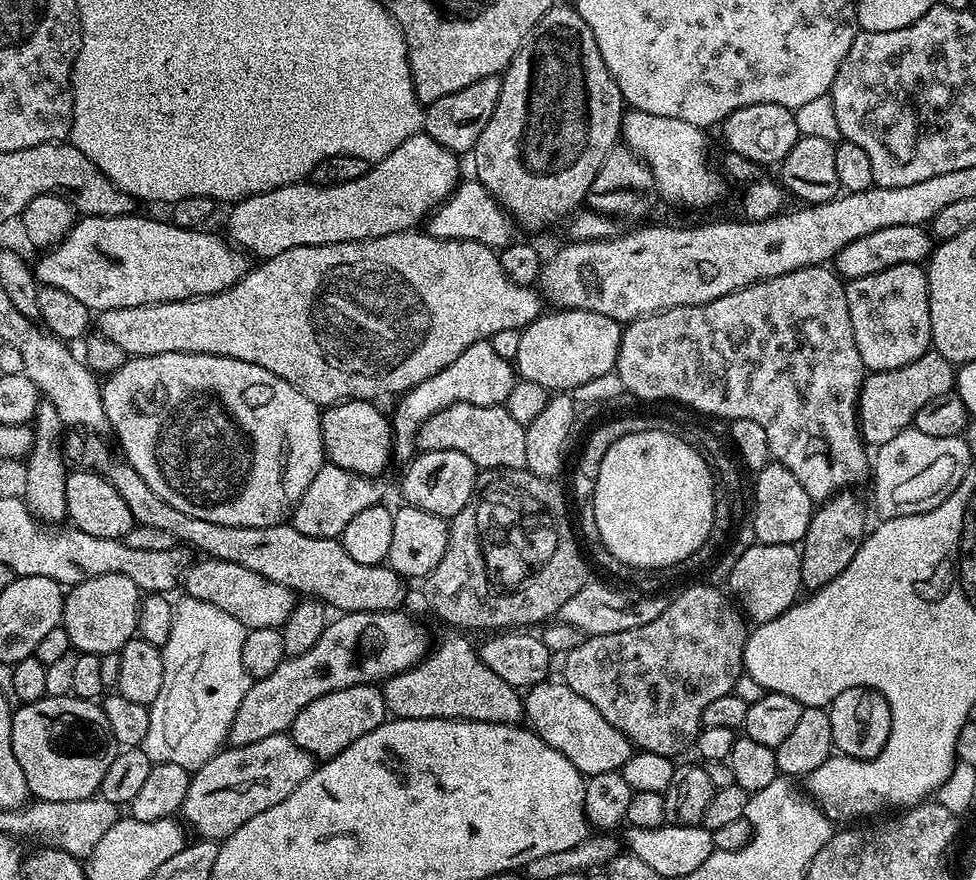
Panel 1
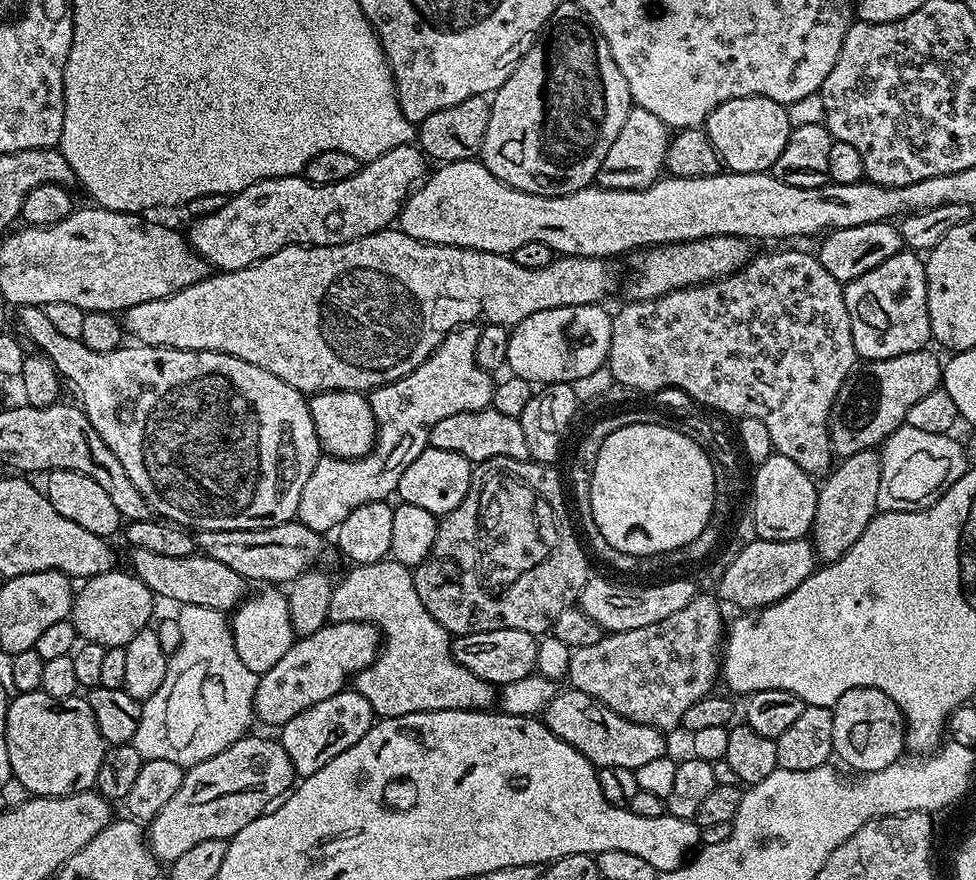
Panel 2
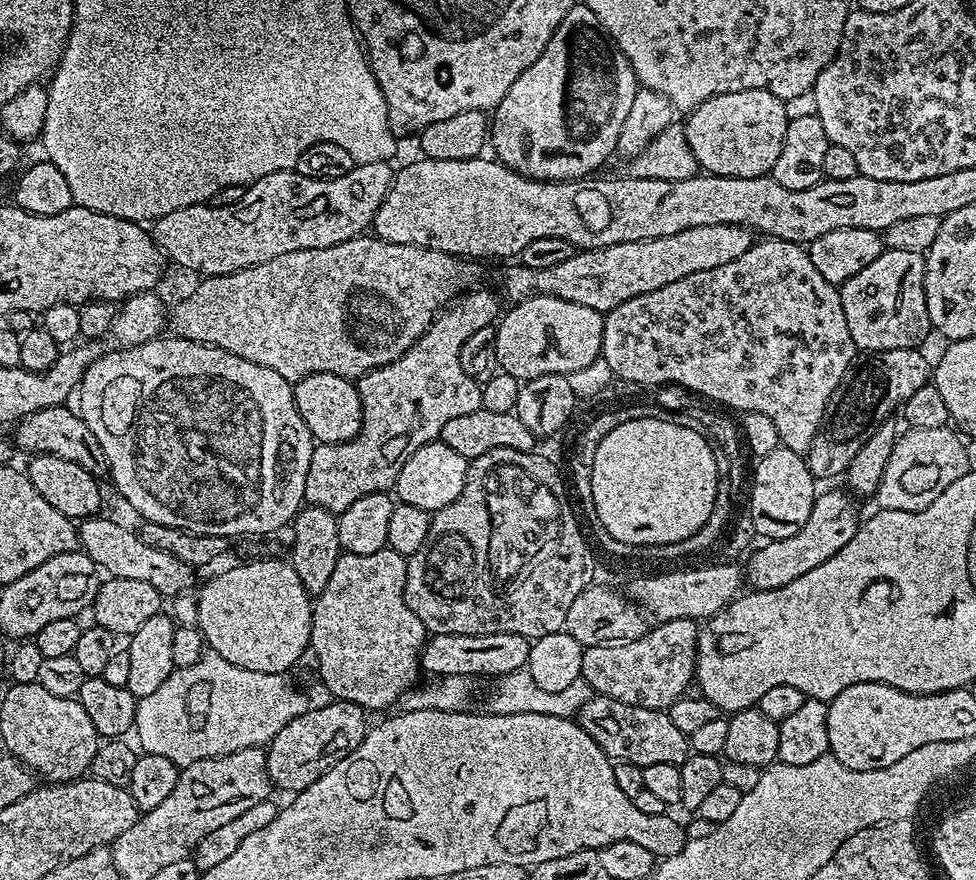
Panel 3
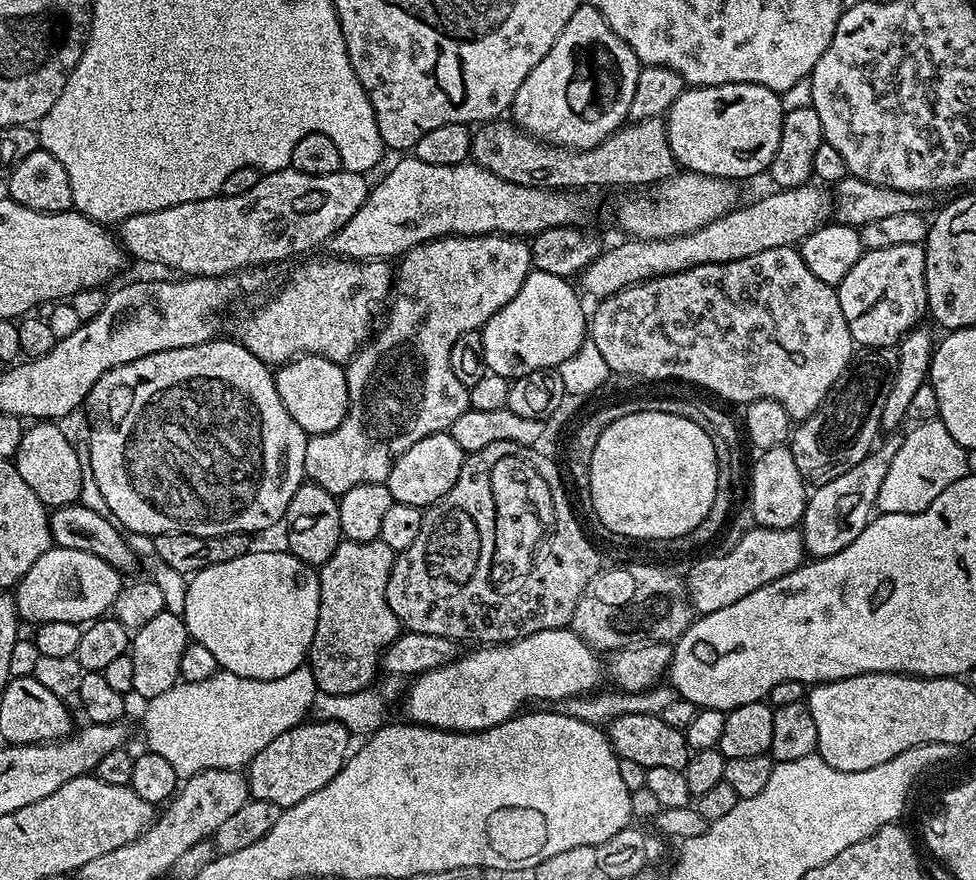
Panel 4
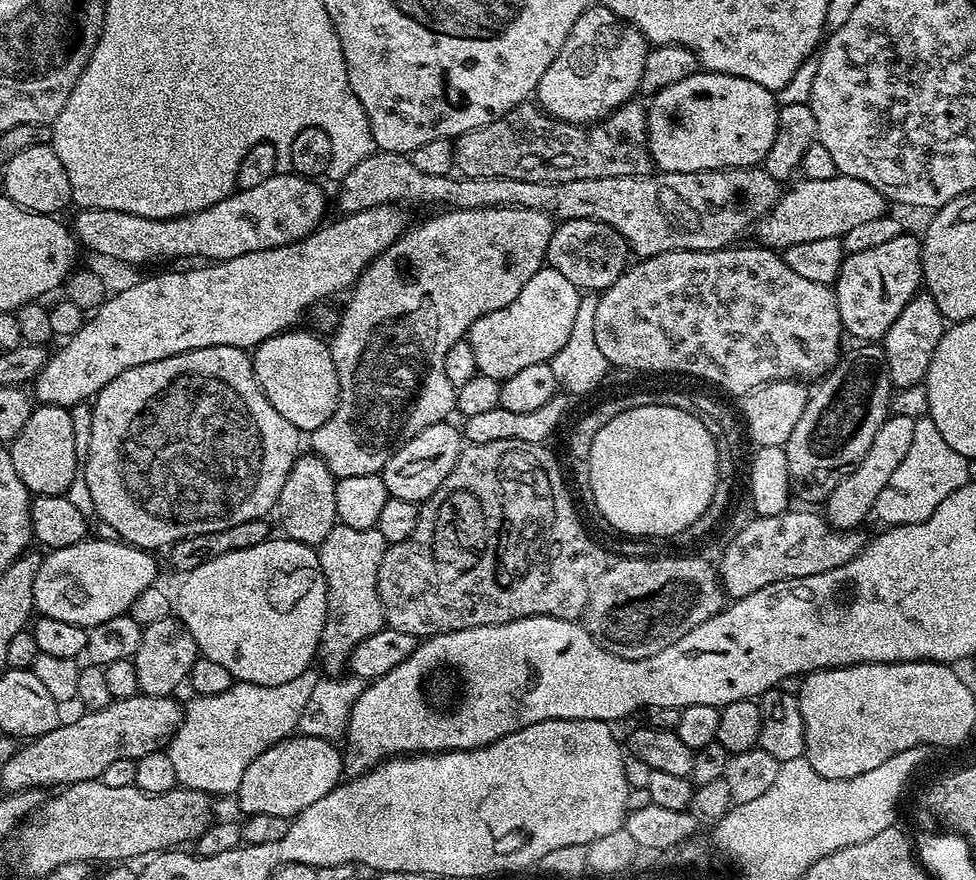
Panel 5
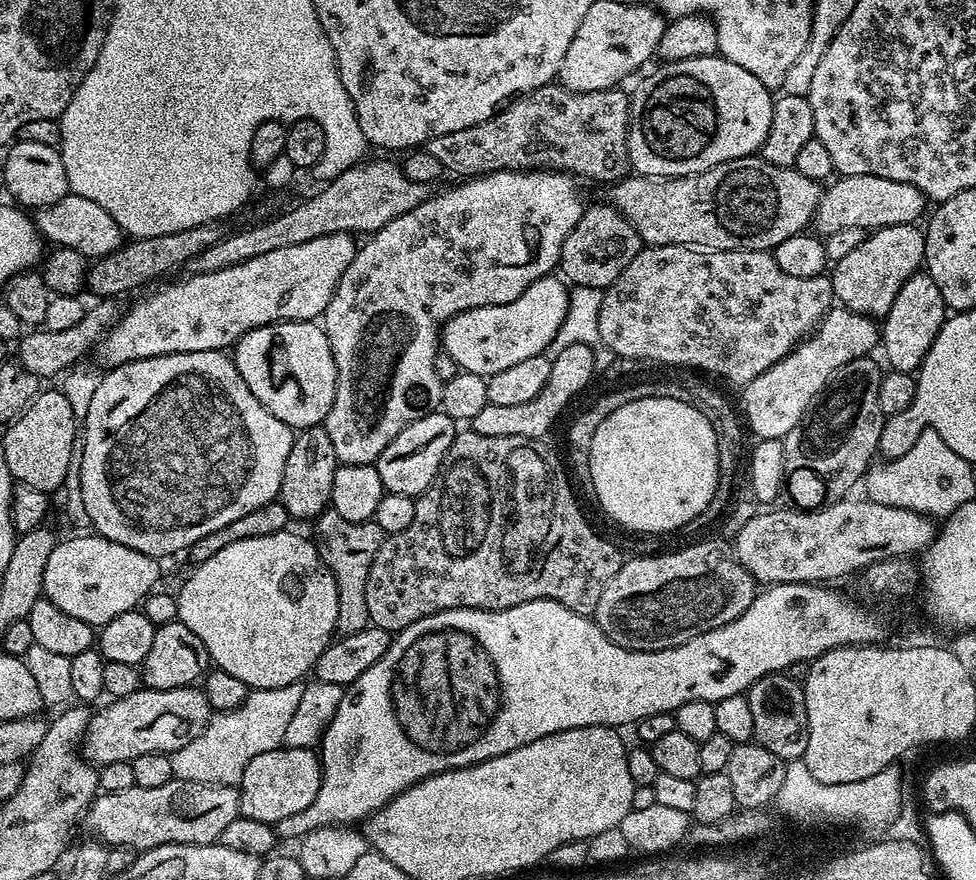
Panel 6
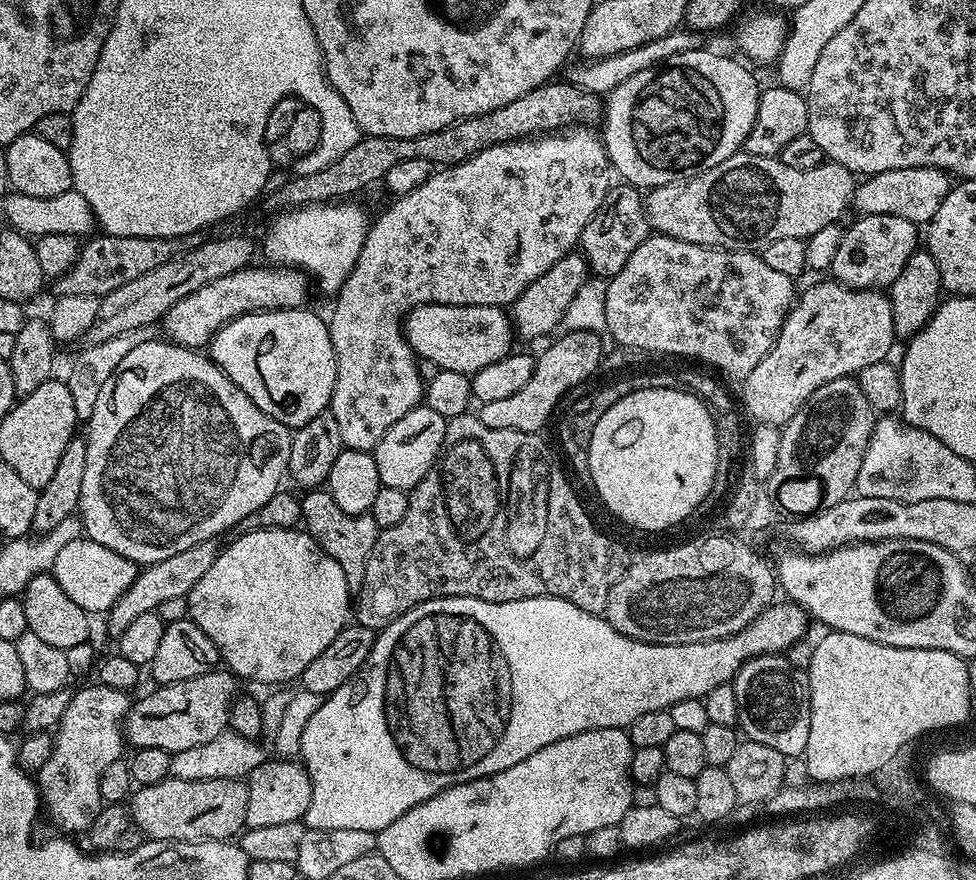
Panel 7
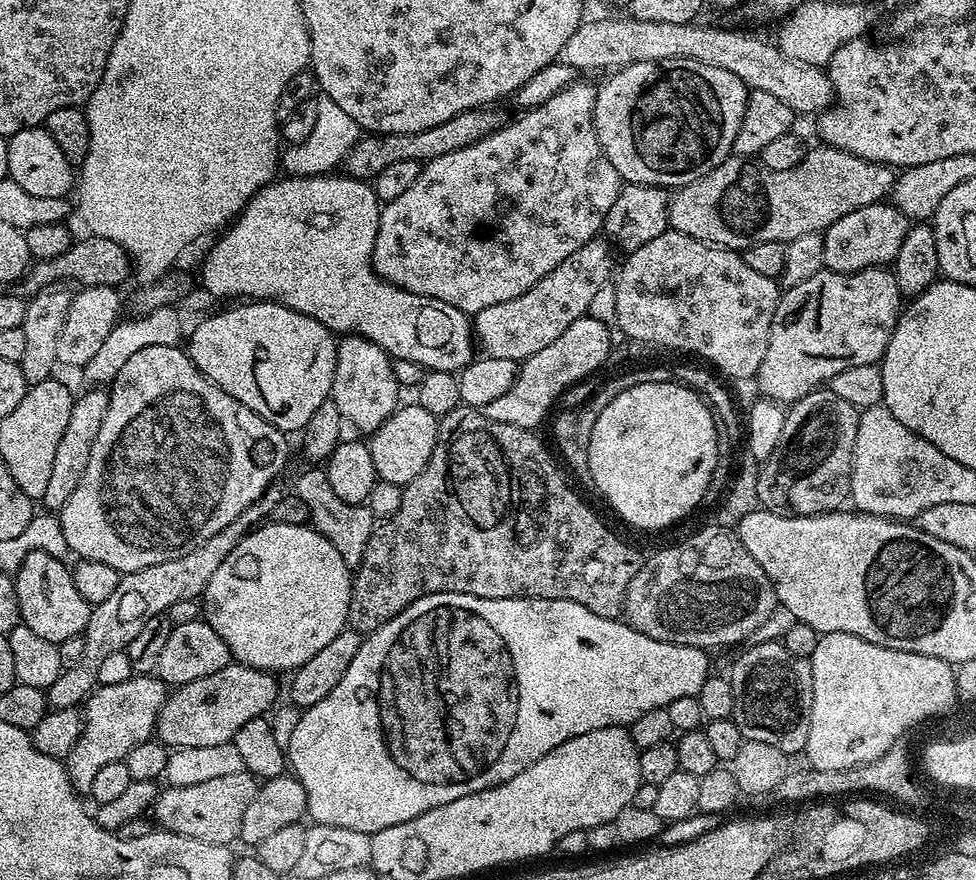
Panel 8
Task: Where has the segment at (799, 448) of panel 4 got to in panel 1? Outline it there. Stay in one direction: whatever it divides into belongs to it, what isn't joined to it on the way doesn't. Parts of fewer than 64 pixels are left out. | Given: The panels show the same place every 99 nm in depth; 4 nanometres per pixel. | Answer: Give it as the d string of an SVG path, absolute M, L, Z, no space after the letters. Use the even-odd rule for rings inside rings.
M934 350L924 352L922 358L914 358L914 362L906 366L898 366L898 370L868 372L863 386L860 387L858 405L860 437L865 445L873 449L880 448L886 442L890 442L890 438L898 438L898 434L913 427L918 410L922 410L926 402L942 398L942 394L955 389L956 373L954 365Z

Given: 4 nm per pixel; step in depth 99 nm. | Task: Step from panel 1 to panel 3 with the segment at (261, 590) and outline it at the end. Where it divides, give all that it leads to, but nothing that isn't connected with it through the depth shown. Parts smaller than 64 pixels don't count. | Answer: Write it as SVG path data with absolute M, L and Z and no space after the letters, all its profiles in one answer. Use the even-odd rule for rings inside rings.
M104 514L79 521L78 544L95 562L97 569L113 580L130 578L130 582L146 582L149 586L154 586L154 590L158 590L164 598L188 594L197 587L197 573L190 566L186 566L186 562L178 562L178 558L172 557L171 554L154 550L154 546L146 546L139 531L132 529L131 532L126 525L119 524L116 520L107 520Z

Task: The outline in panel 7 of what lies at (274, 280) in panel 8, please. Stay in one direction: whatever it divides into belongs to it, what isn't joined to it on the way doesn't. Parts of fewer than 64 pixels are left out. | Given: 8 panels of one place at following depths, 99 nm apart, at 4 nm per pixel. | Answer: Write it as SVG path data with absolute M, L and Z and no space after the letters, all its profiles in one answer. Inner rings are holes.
M329 202L311 204L305 208L290 208L271 217L272 225L264 232L262 256L267 263L281 268L298 268L305 276L311 278L324 292L335 294L346 282L370 227L367 216L356 202ZM419 304L408 313L402 324L408 345L421 361L429 360L437 369L458 370L473 373L482 366L496 364L498 358L506 358L513 351L514 325L511 315L500 306L458 306L457 304Z

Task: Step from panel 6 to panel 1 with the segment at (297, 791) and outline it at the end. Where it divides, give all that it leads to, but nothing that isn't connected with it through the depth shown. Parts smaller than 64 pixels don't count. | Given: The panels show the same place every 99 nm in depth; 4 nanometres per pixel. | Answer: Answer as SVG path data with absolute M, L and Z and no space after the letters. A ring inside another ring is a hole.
M376 684L346 686L346 690L334 690L330 694L322 694L322 698L314 698L314 702L310 702L310 706L306 706L306 710L294 718L290 735L294 743L302 746L302 750L323 762L331 756L342 754L346 746L370 734L370 730L383 724L388 715L384 693Z

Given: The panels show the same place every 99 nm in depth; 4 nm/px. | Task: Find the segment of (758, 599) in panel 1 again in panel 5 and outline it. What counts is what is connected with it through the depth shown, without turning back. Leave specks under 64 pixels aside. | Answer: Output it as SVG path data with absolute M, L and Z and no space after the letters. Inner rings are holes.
M892 416L885 420L878 434L874 434L874 442L870 442L870 450L866 450L864 459L856 465L849 476L842 478L842 482L834 486L826 501L826 519L833 528L856 530L861 527L860 523L870 516L875 509L878 494L882 494L890 474L898 470L898 462L902 462L902 458L906 458L906 453L910 451L913 423L910 418L901 416Z

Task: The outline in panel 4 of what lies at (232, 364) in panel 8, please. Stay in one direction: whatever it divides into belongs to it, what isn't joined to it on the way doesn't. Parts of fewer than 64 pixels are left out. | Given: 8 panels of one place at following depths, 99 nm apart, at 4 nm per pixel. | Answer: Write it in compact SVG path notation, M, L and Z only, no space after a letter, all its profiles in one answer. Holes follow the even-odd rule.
M297 356L295 360L279 365L274 372L278 386L278 398L282 398L282 406L290 410L290 418L302 426L302 430L311 435L326 434L334 430L346 418L348 409L348 387L346 386L346 371L341 365L330 362L321 356Z

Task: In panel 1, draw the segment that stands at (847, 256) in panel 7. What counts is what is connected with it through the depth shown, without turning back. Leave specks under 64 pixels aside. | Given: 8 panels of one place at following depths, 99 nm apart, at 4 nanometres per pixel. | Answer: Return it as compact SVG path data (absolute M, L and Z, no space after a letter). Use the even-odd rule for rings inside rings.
M920 264L890 266L890 270L847 281L846 306L850 310L850 326L854 326L854 342L868 372L898 370L898 366L906 366L914 362L914 358L922 358L922 354L932 348L928 273Z

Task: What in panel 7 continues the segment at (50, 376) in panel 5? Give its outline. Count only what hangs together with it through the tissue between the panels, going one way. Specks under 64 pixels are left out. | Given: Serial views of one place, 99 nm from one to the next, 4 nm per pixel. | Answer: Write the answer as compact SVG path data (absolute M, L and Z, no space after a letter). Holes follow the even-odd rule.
M249 266L234 274L226 274L226 278L218 278L218 282L206 282L202 290L194 290L194 294L186 294L182 302L174 302L163 318L163 335L171 343L181 344L183 348L203 349L211 345L212 336L223 324L247 316L249 312L271 310L274 308L305 307L308 296L309 277L298 268L281 268L279 266Z

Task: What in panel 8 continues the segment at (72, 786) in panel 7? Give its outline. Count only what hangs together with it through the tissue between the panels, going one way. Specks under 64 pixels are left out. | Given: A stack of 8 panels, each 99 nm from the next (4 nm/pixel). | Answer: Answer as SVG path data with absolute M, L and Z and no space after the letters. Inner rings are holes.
M134 674L126 682L99 686L93 691L82 705L82 727L78 742L74 742L66 758L68 777L77 792L91 793L94 778L102 766L124 761L134 746L142 746L142 742L153 739L158 714L169 695L169 689L155 674Z

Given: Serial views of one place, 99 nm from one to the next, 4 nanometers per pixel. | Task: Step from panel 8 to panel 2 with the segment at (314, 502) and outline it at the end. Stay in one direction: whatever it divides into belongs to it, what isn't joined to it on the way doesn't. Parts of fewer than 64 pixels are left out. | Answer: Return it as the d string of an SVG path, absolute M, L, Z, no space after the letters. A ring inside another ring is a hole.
M385 558L374 562L373 564L358 564L349 567L349 572L345 574L341 580L337 579L332 586L330 594L330 610L328 611L328 619L331 623L338 624L342 622L366 622L373 624L380 629L382 643L380 652L376 655L376 661L370 666L366 666L366 670L359 672L354 678L354 691L362 694L362 698L366 698L366 702L370 702L373 713L377 717L389 720L390 718L398 718L406 714L418 714L419 712L433 712L434 710L462 710L463 712L487 712L497 703L497 689L490 682L486 682L482 678L478 678L478 674L470 674L470 670L466 670L464 666L459 664L452 657L452 641L453 637L438 622L434 622L434 618L430 618L430 614L426 610L426 606L422 606L422 598L418 598L418 590L414 590L414 578L412 577L413 569L400 564L397 560Z

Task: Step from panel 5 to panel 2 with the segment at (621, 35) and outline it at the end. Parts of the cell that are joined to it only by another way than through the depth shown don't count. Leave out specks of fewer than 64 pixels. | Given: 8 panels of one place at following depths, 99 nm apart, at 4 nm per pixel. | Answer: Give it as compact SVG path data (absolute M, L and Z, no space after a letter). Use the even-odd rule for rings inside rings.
M561 2L558 10L550 14L528 53L517 59L515 70L490 103L490 126L486 126L479 159L506 186L535 196L565 196L589 187L634 107L630 86L626 86L626 78L622 78L622 70L614 62L610 46L574 2Z

